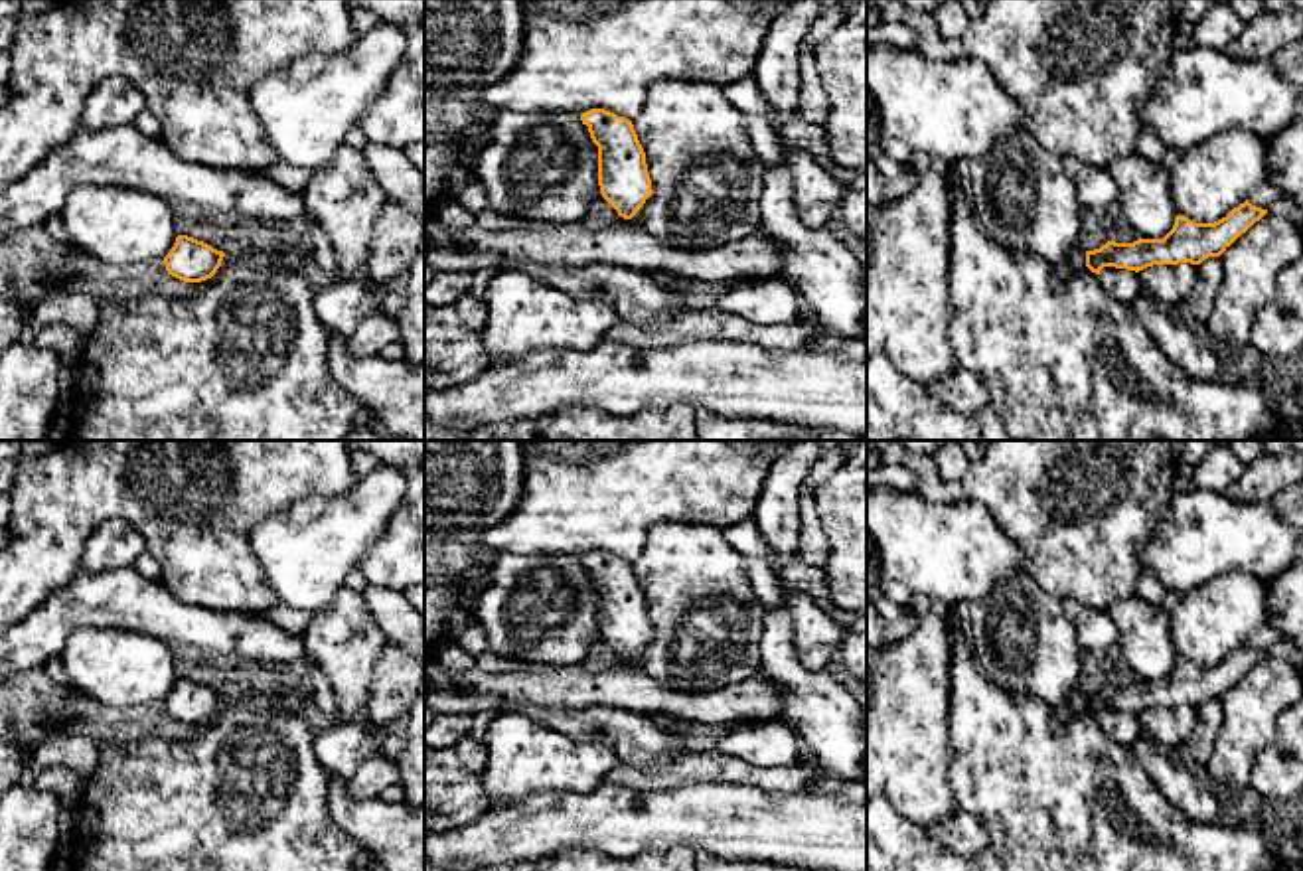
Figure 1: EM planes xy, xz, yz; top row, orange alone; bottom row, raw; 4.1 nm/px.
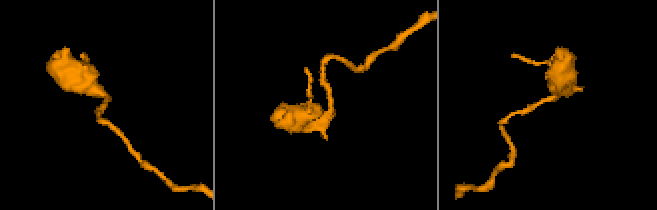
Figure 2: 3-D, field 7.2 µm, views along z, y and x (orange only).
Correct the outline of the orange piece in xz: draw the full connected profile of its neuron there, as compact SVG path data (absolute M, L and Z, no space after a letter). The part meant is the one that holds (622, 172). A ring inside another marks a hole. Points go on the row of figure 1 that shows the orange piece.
M604 109L580 115L598 146L598 186L620 217L632 219L652 196L646 152L632 120Z

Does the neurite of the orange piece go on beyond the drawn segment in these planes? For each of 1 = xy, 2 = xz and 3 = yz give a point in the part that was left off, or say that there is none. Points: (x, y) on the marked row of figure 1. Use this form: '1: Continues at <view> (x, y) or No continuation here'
1: No continuation here
2: No continuation here
3: No continuation here

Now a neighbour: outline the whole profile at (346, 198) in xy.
M340 146L334 158L312 174L302 199L330 237L336 267L347 280L375 288L365 273L369 235L389 198L363 152Z

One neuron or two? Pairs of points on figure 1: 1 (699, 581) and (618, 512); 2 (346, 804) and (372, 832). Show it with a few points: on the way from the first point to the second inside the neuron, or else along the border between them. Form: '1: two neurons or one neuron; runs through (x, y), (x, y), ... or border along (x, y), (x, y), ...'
1: two neurons; border along (691, 520), (660, 520), (632, 563)
2: one neuron; runs through (350, 810), (366, 826)

